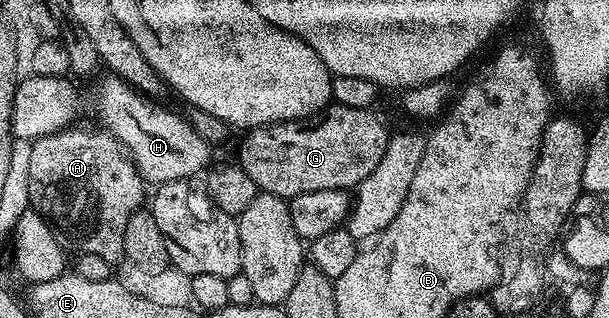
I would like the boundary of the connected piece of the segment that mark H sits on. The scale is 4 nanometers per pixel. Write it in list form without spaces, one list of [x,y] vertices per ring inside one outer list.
[[[105,76],[96,89],[96,113],[100,116],[101,123],[104,124],[101,126],[120,142],[145,182],[183,181],[195,178],[195,173],[202,172],[201,174],[203,174],[209,168],[208,152],[210,152],[210,146],[201,135],[198,135],[198,131],[194,129],[187,116],[179,117],[174,110],[167,109],[166,106],[159,105],[156,101],[151,101],[151,96],[140,92],[120,76]]]

